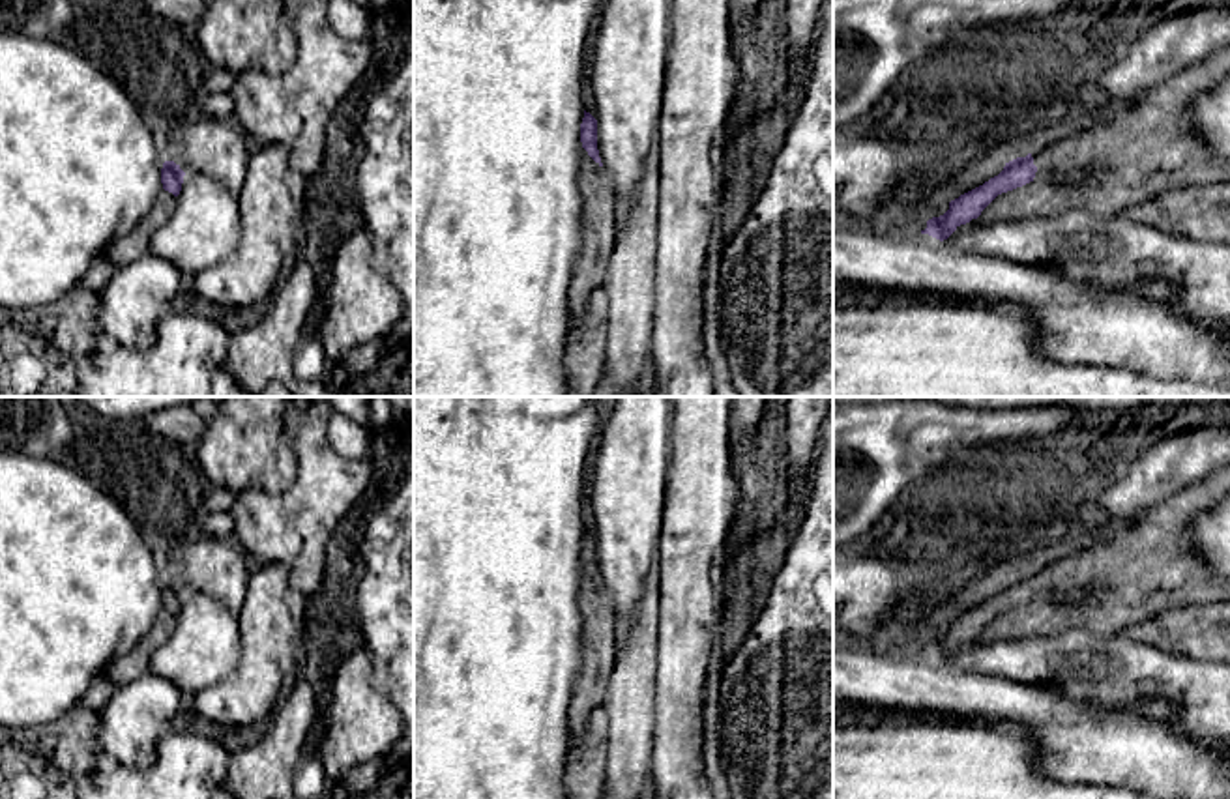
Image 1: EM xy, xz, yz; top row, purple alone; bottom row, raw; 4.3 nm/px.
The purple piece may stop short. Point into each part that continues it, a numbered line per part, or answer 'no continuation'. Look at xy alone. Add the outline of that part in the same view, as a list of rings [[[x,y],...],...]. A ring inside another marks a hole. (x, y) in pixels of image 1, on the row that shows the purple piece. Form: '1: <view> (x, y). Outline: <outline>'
1: xy (124, 249). Outline: [[[163,189],[152,210],[139,221],[139,225],[129,234],[112,240],[103,254],[114,268],[127,266],[148,254],[154,232],[170,219],[174,208],[176,196]]]

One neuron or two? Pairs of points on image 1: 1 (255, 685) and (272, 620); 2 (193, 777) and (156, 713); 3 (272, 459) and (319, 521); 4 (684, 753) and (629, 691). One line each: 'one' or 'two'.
1: one
2: two
3: two
4: two

